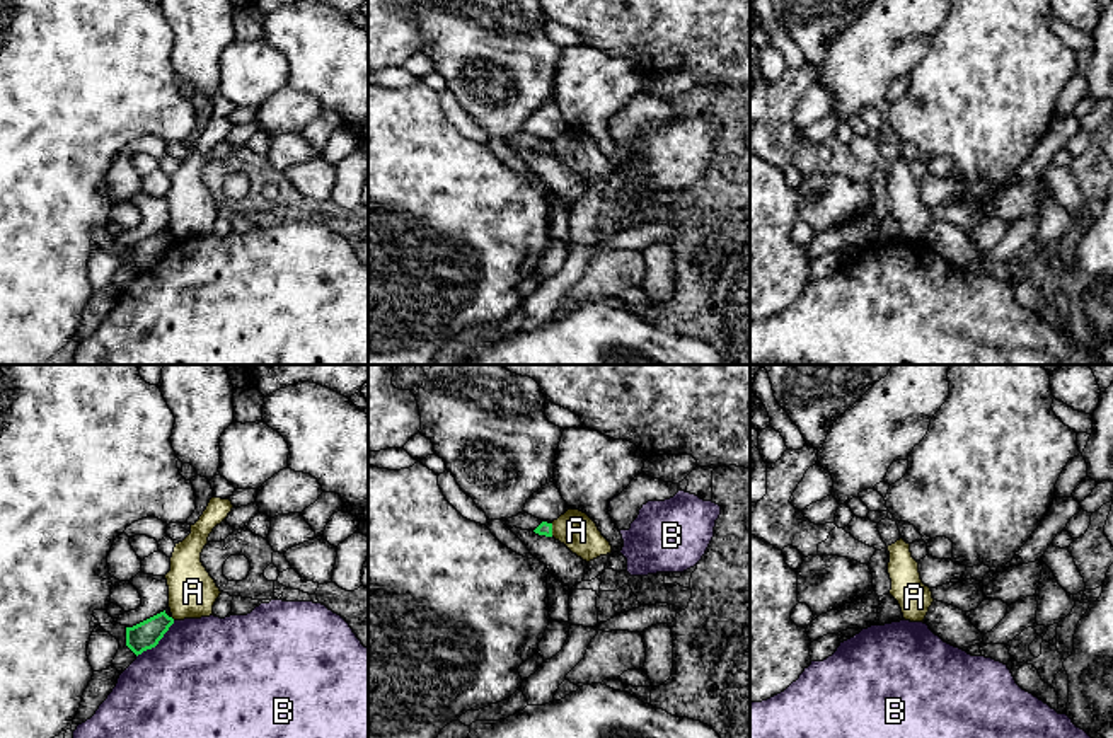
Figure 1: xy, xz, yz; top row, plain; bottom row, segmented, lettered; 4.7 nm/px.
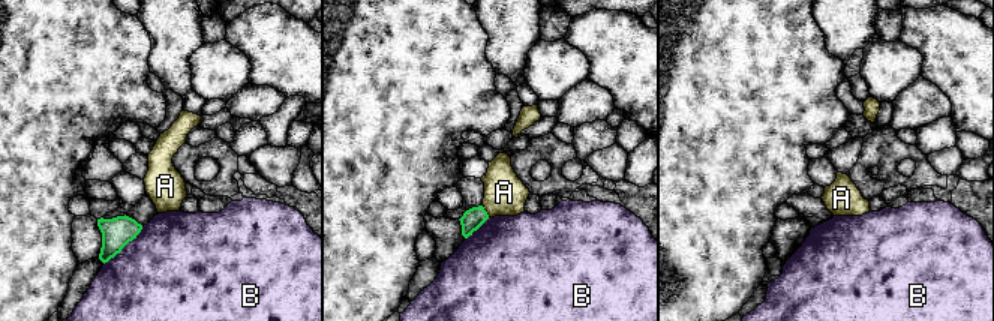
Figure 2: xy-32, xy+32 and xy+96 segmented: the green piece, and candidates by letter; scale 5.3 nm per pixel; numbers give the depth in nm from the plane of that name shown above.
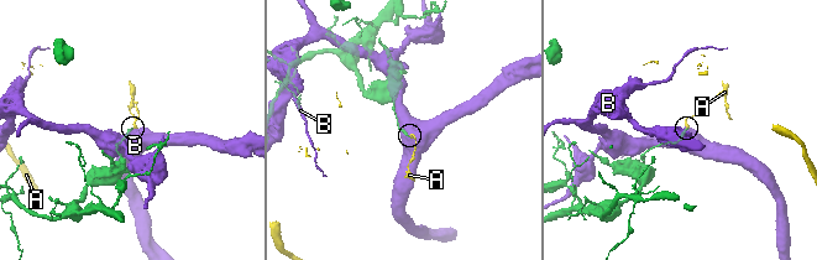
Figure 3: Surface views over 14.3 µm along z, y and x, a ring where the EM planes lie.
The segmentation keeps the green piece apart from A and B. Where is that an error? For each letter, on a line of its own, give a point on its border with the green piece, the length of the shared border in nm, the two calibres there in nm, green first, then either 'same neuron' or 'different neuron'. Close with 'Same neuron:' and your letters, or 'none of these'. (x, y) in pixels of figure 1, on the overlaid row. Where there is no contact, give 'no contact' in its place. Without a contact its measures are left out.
A: xz (551, 530) | 60 nm | 60/180 nm | different neuron
B: xy (157, 643) | 260 nm | 130/500 nm | different neuron
Same neuron: none of these

